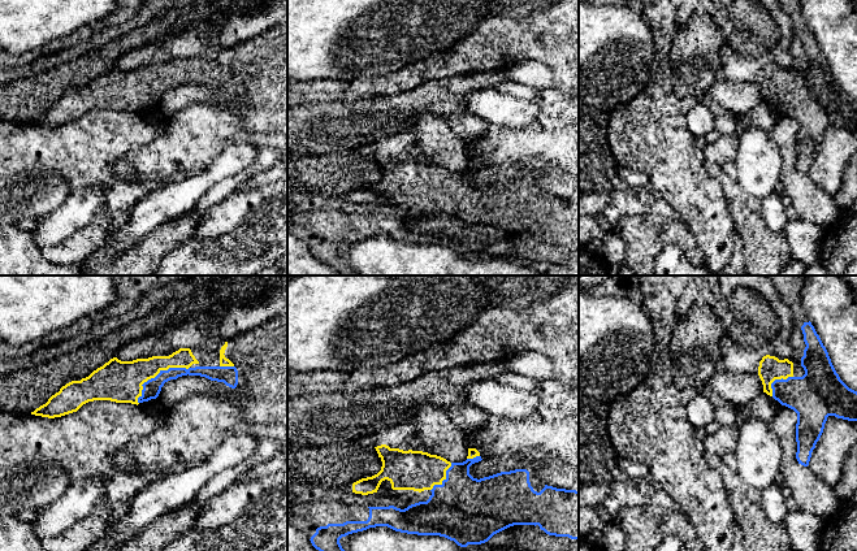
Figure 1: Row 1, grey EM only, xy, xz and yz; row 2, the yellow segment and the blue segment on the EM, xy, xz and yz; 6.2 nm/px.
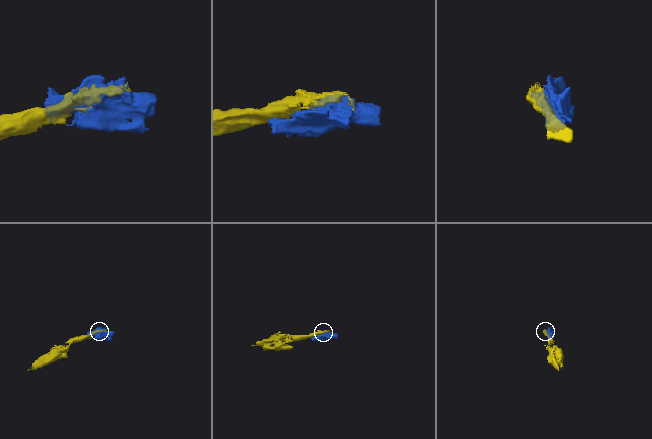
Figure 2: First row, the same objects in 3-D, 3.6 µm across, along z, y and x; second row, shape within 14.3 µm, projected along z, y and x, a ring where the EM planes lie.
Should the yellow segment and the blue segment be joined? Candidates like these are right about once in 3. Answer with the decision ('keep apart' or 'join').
join

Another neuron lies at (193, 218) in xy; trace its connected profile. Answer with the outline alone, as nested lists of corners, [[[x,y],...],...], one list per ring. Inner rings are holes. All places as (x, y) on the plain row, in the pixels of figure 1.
[[[190,211],[147,233],[127,251],[113,257],[98,251],[82,264],[81,276],[151,276],[160,261],[196,230],[202,217],[202,213]]]

